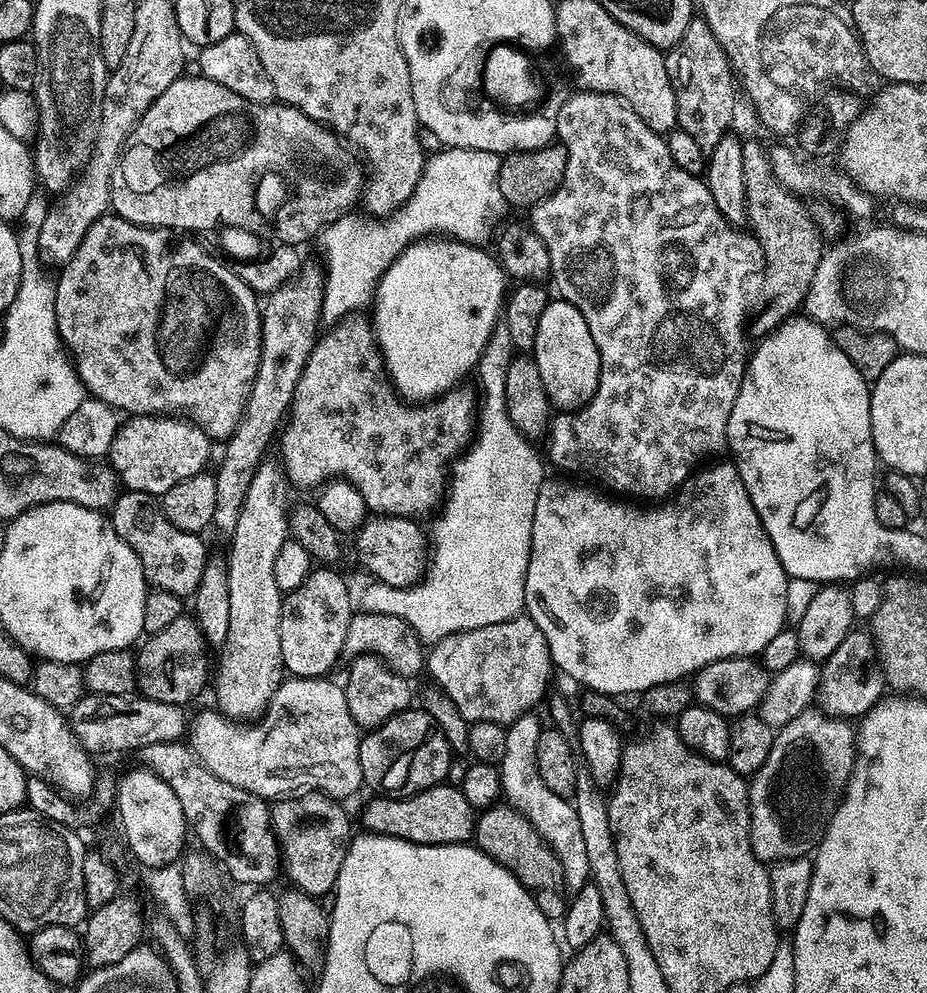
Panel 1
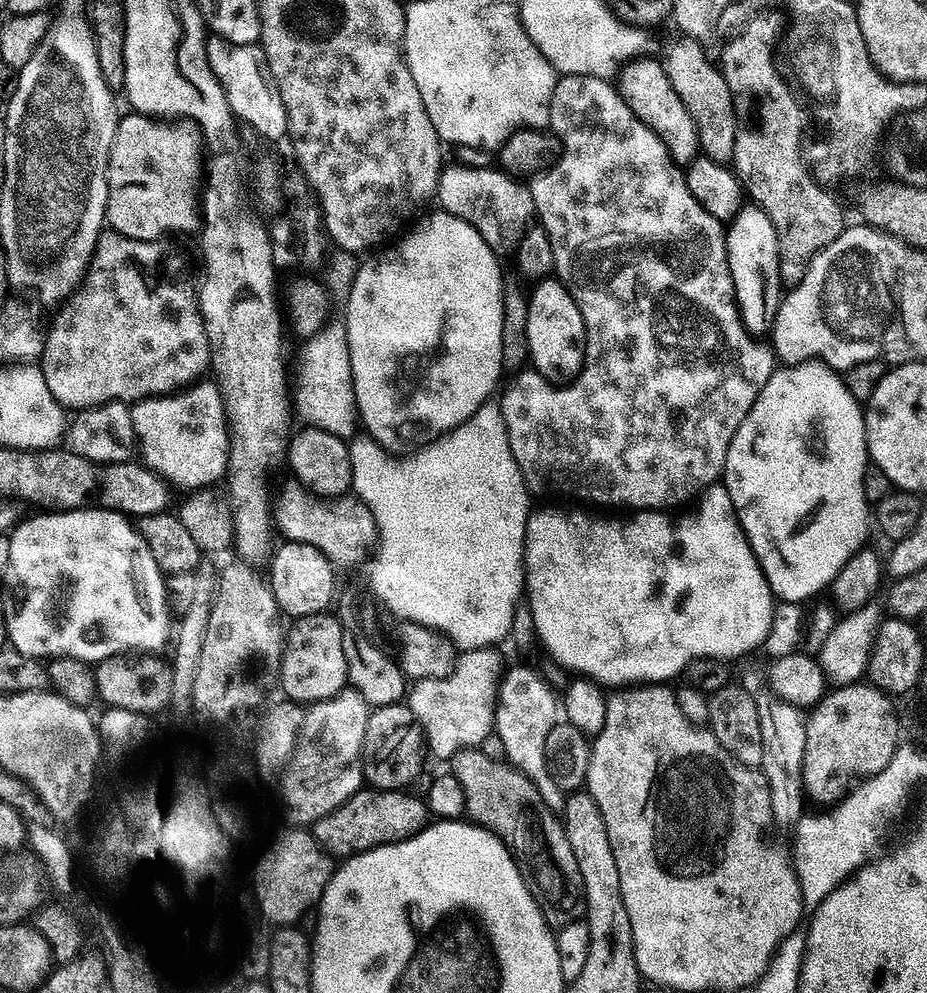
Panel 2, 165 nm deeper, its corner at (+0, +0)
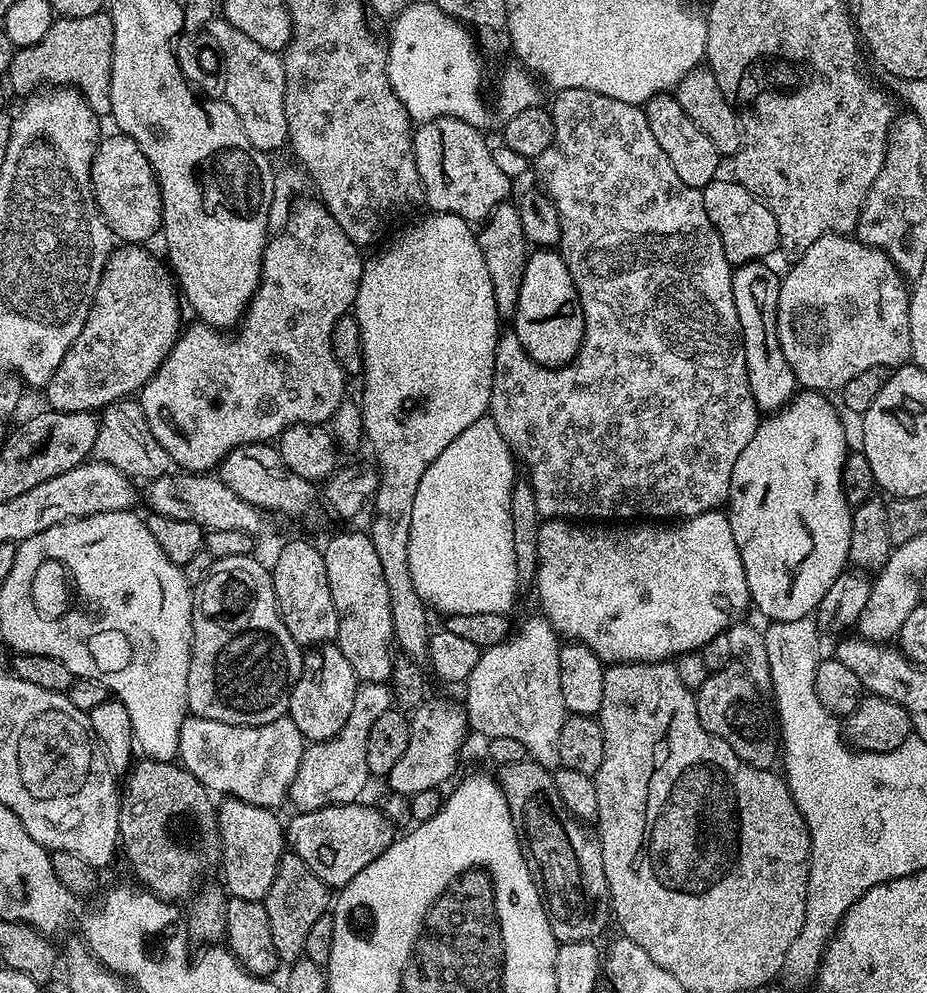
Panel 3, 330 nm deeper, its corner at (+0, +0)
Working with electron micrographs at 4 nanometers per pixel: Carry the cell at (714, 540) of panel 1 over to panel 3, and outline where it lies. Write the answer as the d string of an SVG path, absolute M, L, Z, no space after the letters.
M720 510L689 516L683 522L676 522L671 526L657 526L652 522L640 522L635 526L581 526L567 518L545 519L538 530L538 566L534 581L535 588L536 596L540 599L539 611L549 620L557 633L569 641L590 646L590 650L594 650L594 654L598 654L598 658L608 666L649 664L655 660L668 662L684 652L697 651L706 642L710 642L710 638L725 635L725 632L745 615L743 612L750 608L742 554L734 542L734 534L730 534L730 522L727 515Z

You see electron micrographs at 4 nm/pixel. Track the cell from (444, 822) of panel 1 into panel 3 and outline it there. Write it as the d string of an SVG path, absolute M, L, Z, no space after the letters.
M335 804L309 812L297 811L295 815L286 824L287 847L332 890L342 889L358 878L358 874L382 855L398 836L393 823L378 807L370 805Z

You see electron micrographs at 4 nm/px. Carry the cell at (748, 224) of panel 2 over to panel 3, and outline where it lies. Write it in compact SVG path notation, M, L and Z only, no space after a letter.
M764 262L739 265L732 274L732 293L734 306L738 310L740 335L744 337L750 394L761 413L771 414L784 408L791 402L792 397L797 395L798 381L795 370L790 366L790 362L786 362L786 354L782 354L782 346L778 342L776 315L781 277L778 272L776 276L775 270L767 268L766 265Z

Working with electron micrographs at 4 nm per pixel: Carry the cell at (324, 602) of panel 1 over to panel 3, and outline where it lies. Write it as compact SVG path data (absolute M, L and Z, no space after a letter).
M329 642L312 646L303 653L303 664L300 676L289 696L286 715L298 726L305 741L329 740L346 726L346 718L350 718L350 710L354 710L354 694L358 681L354 674L354 666L346 662L346 654Z

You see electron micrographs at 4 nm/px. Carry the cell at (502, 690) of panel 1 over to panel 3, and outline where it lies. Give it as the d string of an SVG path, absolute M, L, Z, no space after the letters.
M425 699L424 703L415 708L410 716L410 742L406 742L406 750L394 770L386 778L386 784L391 791L411 797L422 790L439 789L456 772L456 759L460 756L460 747L464 744L464 735L469 735L467 715L459 703L451 704L448 700Z

